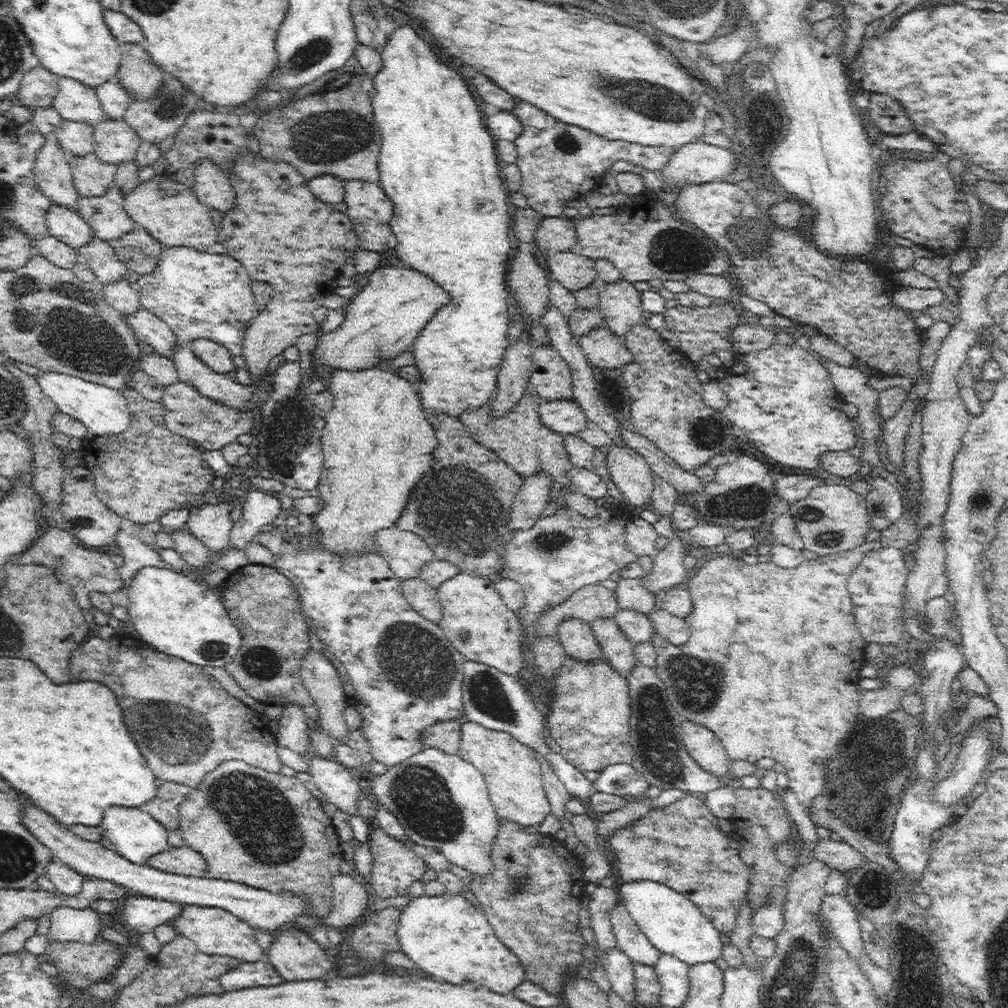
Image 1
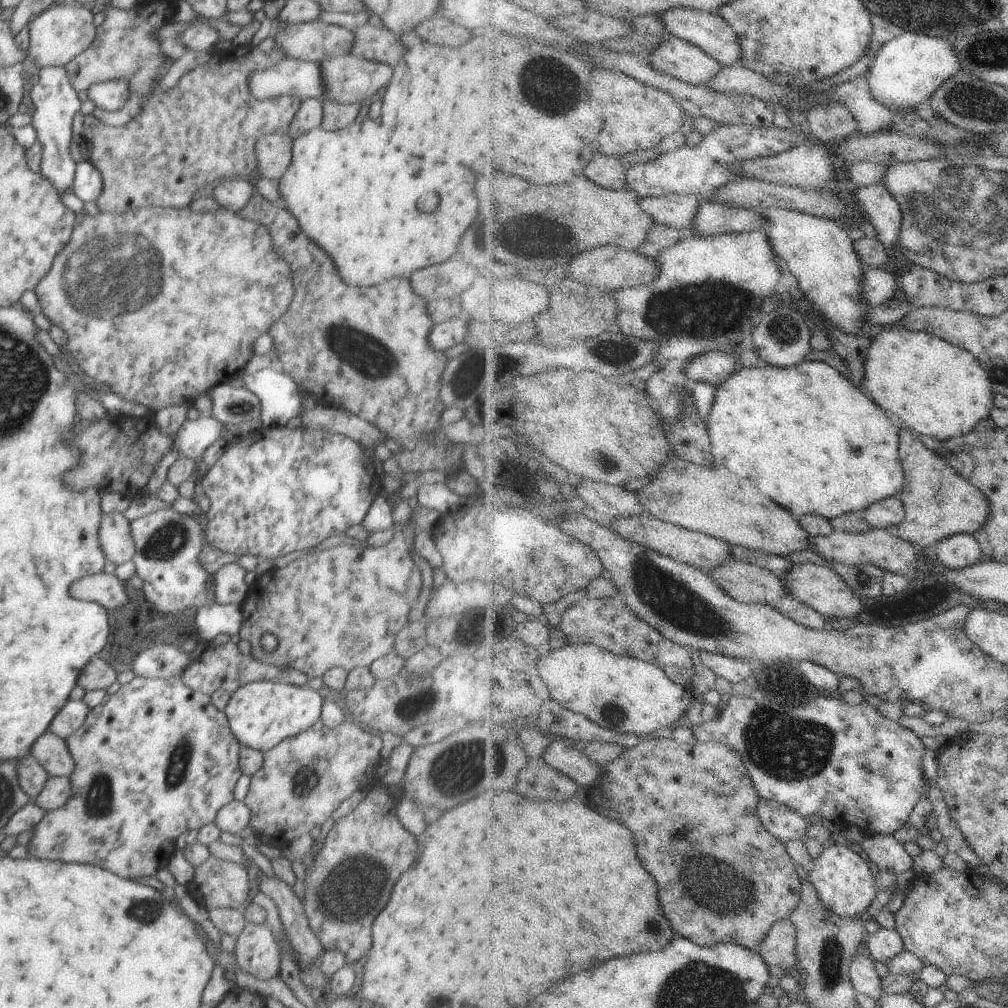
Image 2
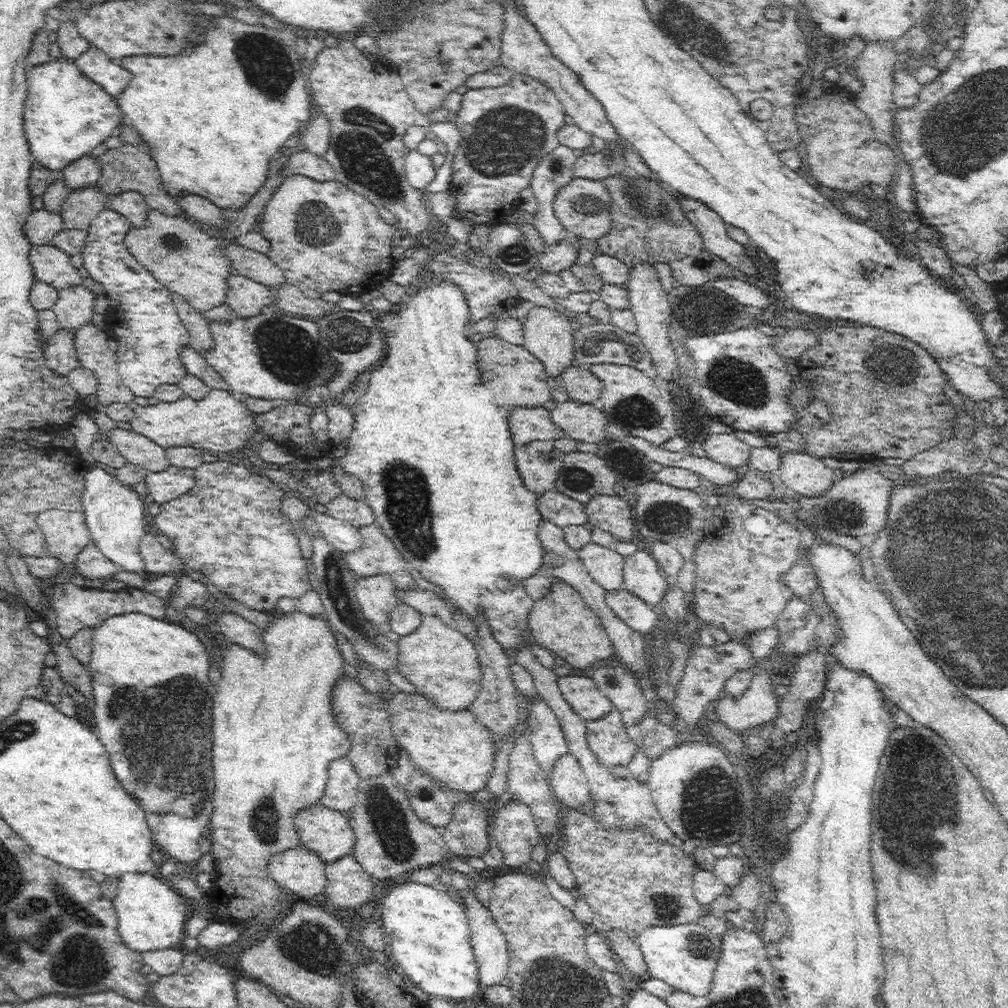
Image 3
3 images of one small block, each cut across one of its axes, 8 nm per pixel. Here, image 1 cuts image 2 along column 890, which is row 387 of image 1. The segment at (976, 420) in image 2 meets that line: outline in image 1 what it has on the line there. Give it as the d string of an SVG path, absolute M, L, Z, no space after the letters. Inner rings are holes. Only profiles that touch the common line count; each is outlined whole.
M380 366L360 372L335 371L332 375L331 390L333 395L336 396L336 400L333 402L334 408L324 412L326 424L321 436L324 466L322 477L316 484L316 492L322 503L316 512L310 514L310 520L314 523L311 538L312 547L316 548L318 552L325 552L325 555L333 556L333 559L360 560L364 556L372 556L372 554L377 552L378 532L396 526L396 522L398 522L398 519L408 506L413 488L431 469L433 463L432 450L436 448L437 442L436 437L434 437L434 431L432 431L432 425L430 425L420 408L415 388L408 381L405 381L404 378L394 375L390 368Z

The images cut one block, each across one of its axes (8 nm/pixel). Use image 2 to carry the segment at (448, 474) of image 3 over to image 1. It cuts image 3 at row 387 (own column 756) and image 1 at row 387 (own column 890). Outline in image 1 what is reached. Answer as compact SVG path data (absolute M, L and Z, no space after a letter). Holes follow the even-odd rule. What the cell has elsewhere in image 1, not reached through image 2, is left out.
M397 28L387 40L387 44L382 50L381 60L383 63L380 73L372 78L375 87L375 94L372 96L371 108L373 118L377 121L380 130L381 144L376 156L376 171L378 171L379 186L384 195L392 201L392 216L389 217L388 227L392 235L396 237L396 244L390 250L390 255L396 256L402 264L410 266L408 270L416 272L418 275L425 276L428 282L436 283L448 296L432 312L432 316L424 322L424 328L420 329L418 337L412 342L409 350L414 356L414 367L417 370L417 382L414 385L416 396L420 400L420 408L426 419L439 418L446 415L450 419L460 419L468 411L476 411L489 404L489 400L495 395L497 389L497 378L503 363L504 355L507 352L508 326L510 326L510 316L508 315L508 304L506 298L510 296L507 276L512 262L513 249L510 242L510 214L506 194L503 190L503 177L500 176L499 161L495 153L495 140L486 130L481 122L476 103L472 99L471 93L454 70L442 66L430 46L424 44L425 39L415 33L412 28Z

